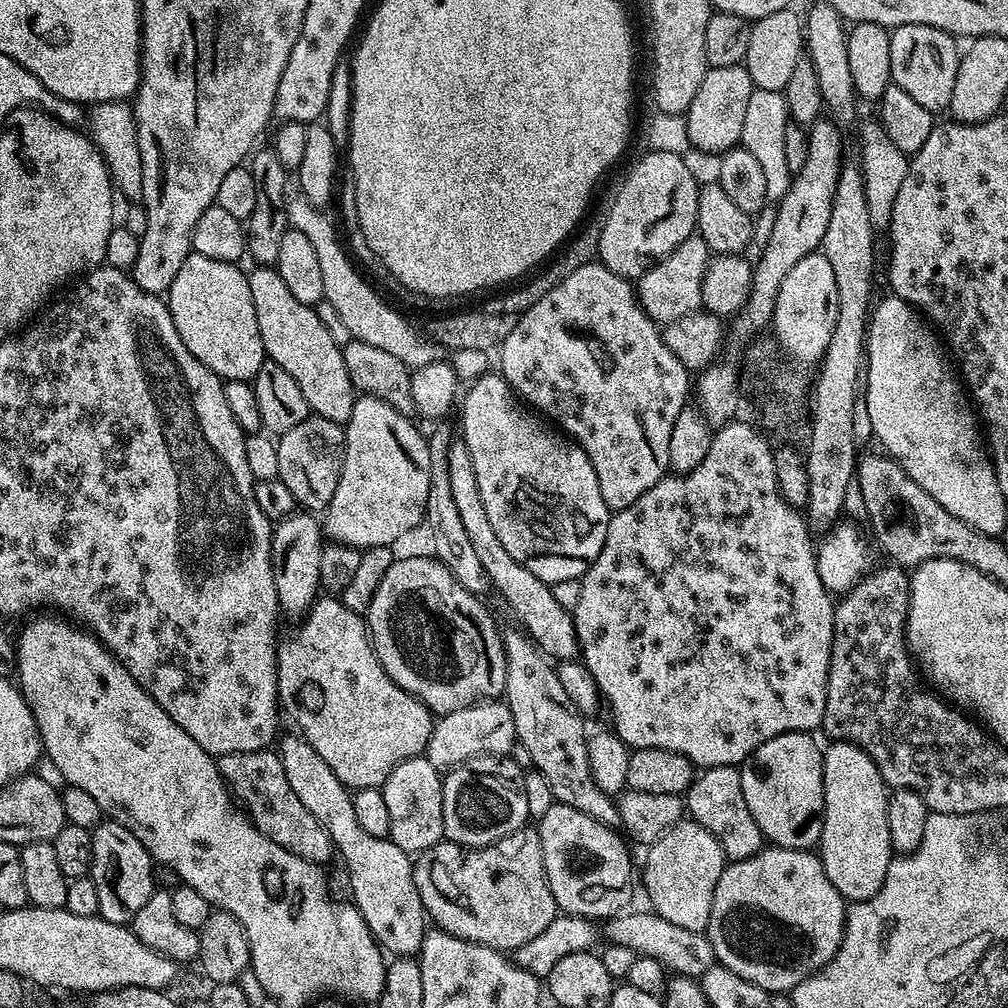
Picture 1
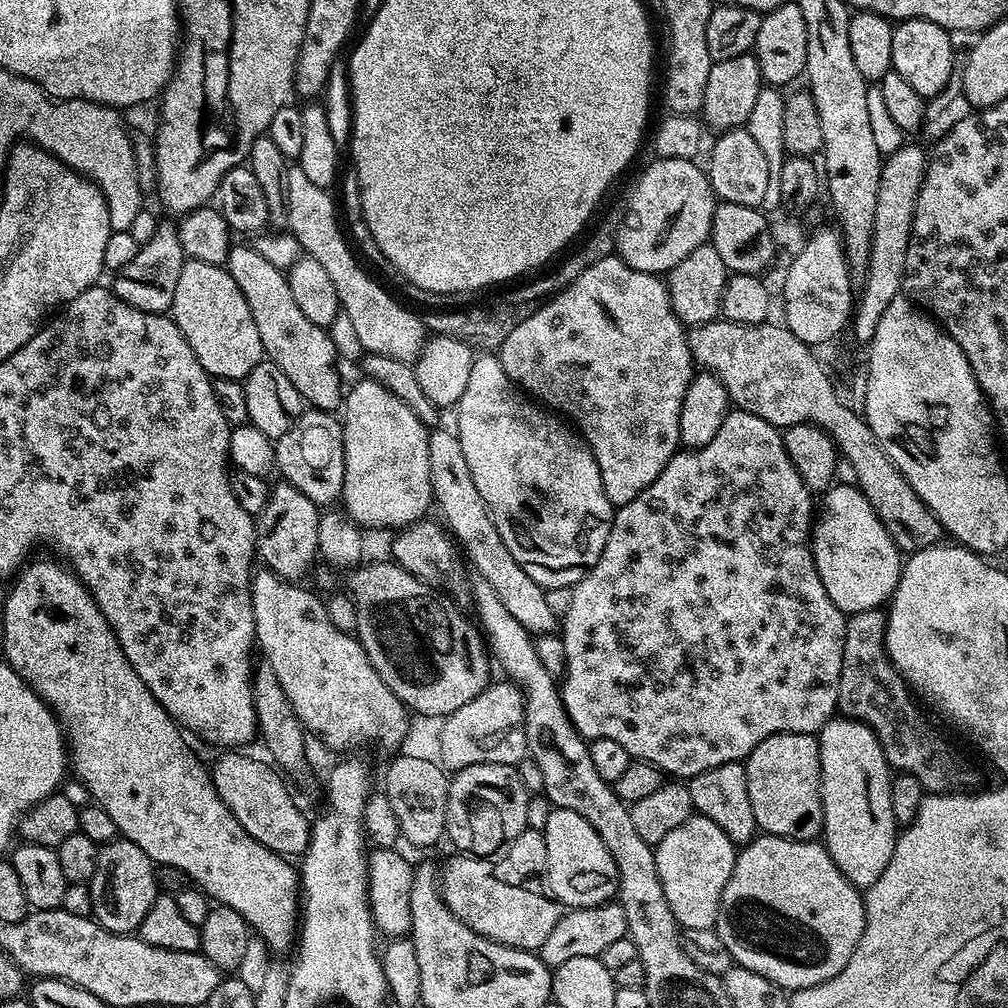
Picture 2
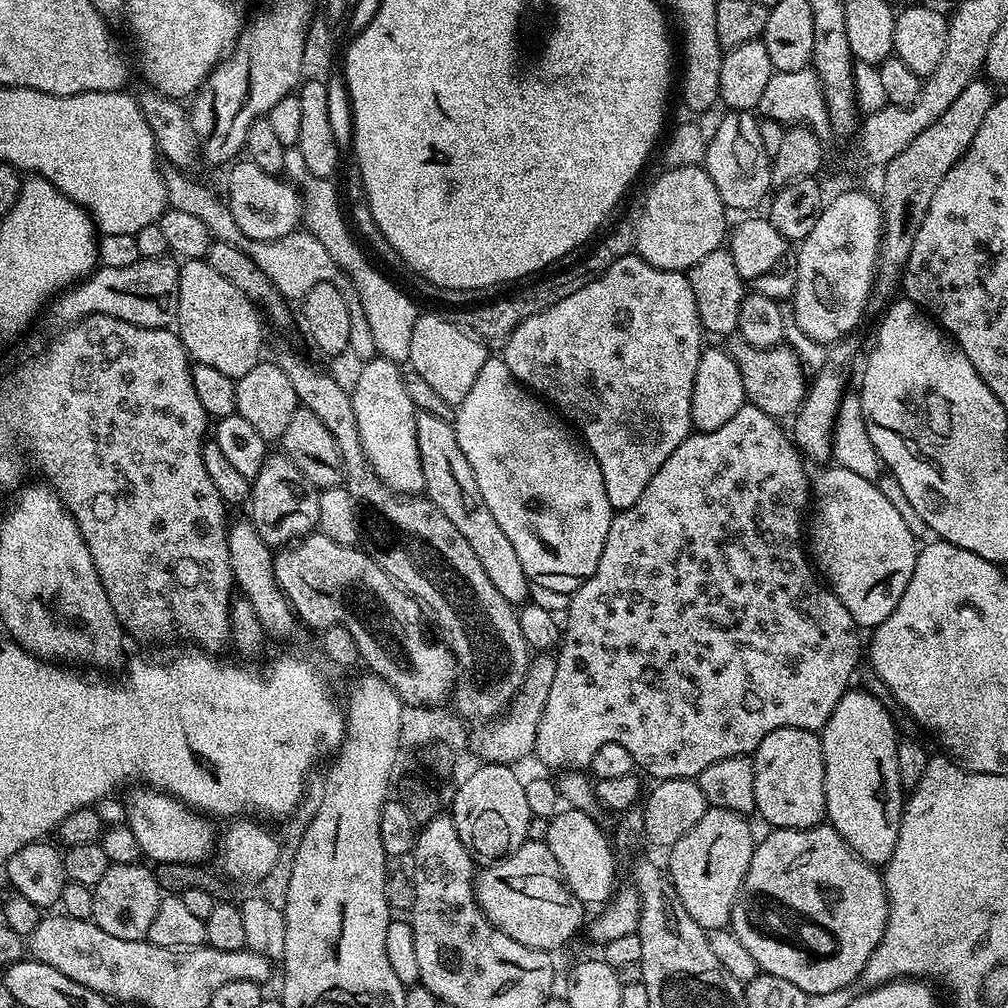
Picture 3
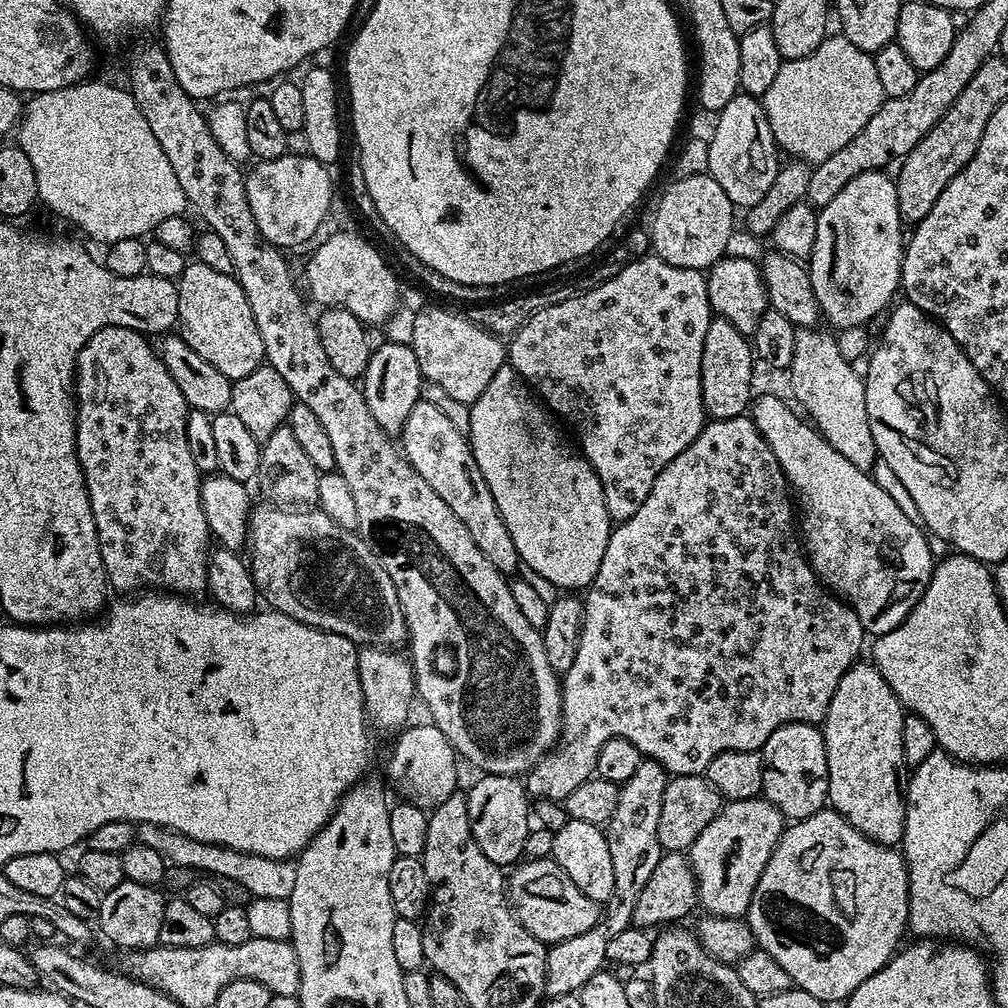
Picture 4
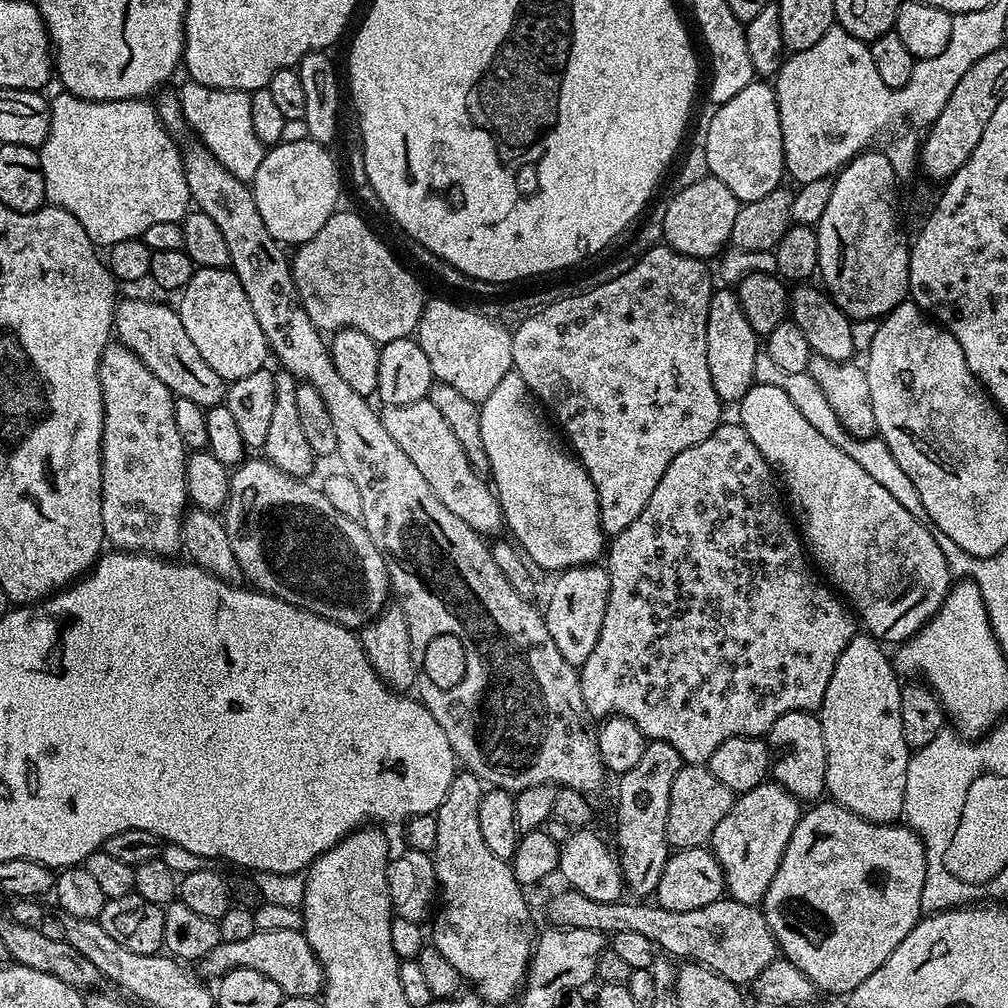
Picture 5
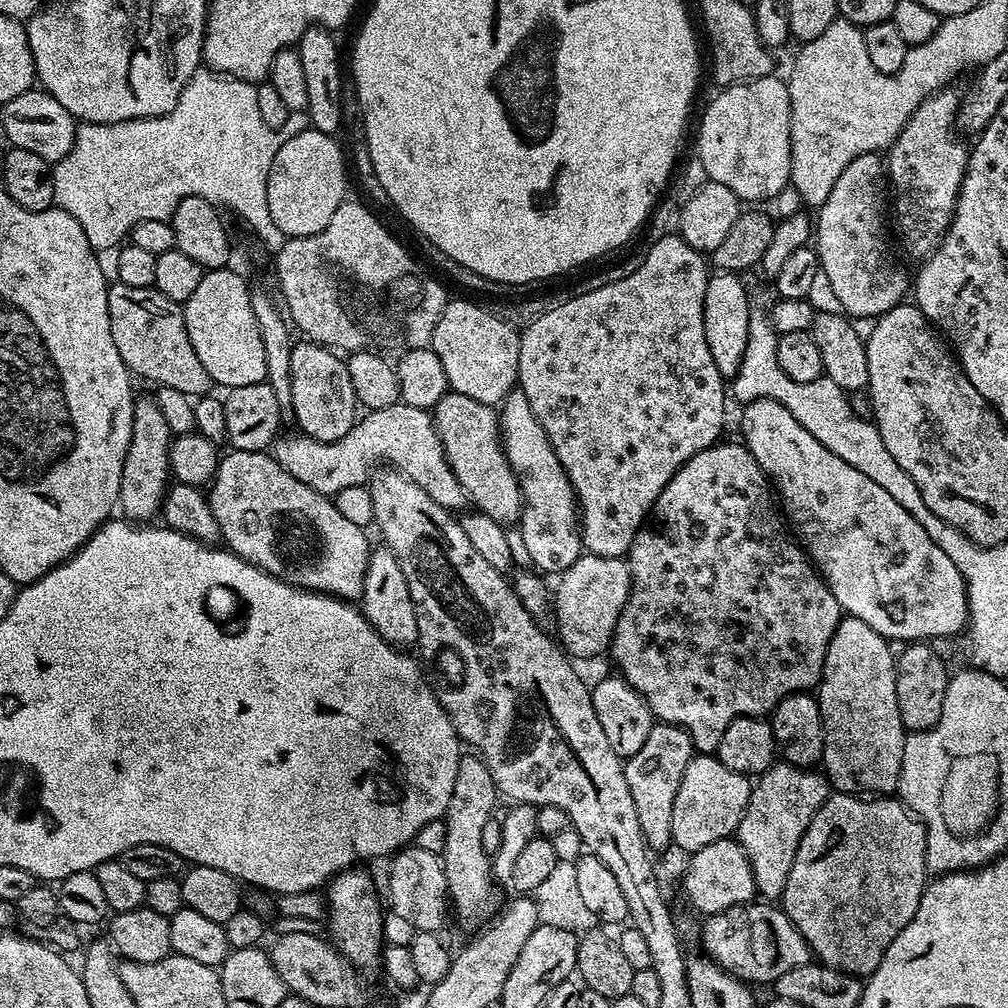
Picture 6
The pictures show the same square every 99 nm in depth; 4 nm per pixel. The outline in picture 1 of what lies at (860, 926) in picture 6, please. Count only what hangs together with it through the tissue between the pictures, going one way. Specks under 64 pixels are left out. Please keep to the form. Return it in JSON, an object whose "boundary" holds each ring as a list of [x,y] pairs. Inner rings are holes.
{"boundary":[[[765,846],[760,849],[758,854],[754,854],[750,858],[725,863],[722,878],[718,878],[718,886],[714,886],[714,906],[710,906],[710,922],[706,929],[706,935],[710,946],[714,946],[716,963],[721,964],[726,970],[738,974],[738,978],[746,978],[746,982],[754,982],[754,986],[762,986],[762,990],[766,990],[770,994],[783,994],[801,984],[806,978],[810,978],[815,972],[821,972],[834,958],[834,954],[840,949],[840,943],[844,937],[845,915],[846,901],[844,896],[838,894],[838,890],[834,890],[830,878],[826,878],[826,870],[815,851],[803,848]]]}

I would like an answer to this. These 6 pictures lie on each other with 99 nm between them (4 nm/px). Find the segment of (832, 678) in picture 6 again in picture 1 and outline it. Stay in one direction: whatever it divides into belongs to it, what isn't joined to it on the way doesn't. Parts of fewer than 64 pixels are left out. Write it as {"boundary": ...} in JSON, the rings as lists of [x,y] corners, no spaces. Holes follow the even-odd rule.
{"boundary":[[[844,740],[829,743],[824,753],[824,825],[818,845],[818,855],[826,870],[826,878],[844,896],[845,901],[855,902],[869,900],[882,890],[882,882],[886,878],[886,870],[894,858],[890,842],[890,826],[886,822],[888,797],[890,789],[884,783],[882,774],[878,774],[878,766],[866,750],[856,744],[847,744]]]}

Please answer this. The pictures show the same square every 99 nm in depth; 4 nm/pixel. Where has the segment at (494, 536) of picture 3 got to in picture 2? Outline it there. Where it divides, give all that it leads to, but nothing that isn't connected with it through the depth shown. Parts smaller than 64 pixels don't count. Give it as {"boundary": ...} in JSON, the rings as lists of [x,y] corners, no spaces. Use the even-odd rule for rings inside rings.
{"boundary":[[[441,426],[428,433],[432,499],[435,507],[437,509],[440,507],[440,512],[444,515],[443,523],[450,529],[463,555],[470,564],[472,559],[473,566],[480,571],[477,572],[479,579],[494,586],[494,594],[502,598],[506,610],[510,610],[510,614],[514,614],[514,618],[522,622],[527,632],[533,634],[556,632],[558,615],[546,604],[545,589],[541,588],[538,582],[534,582],[534,578],[530,578],[530,574],[522,570],[522,566],[513,558],[510,550],[506,550],[506,542],[502,542],[502,534],[498,534],[498,526],[494,526],[486,502],[482,502],[482,494],[478,494],[478,486],[474,486],[470,466],[466,466],[466,454],[462,454],[462,442],[455,431],[448,429],[447,432],[446,428]]]}

